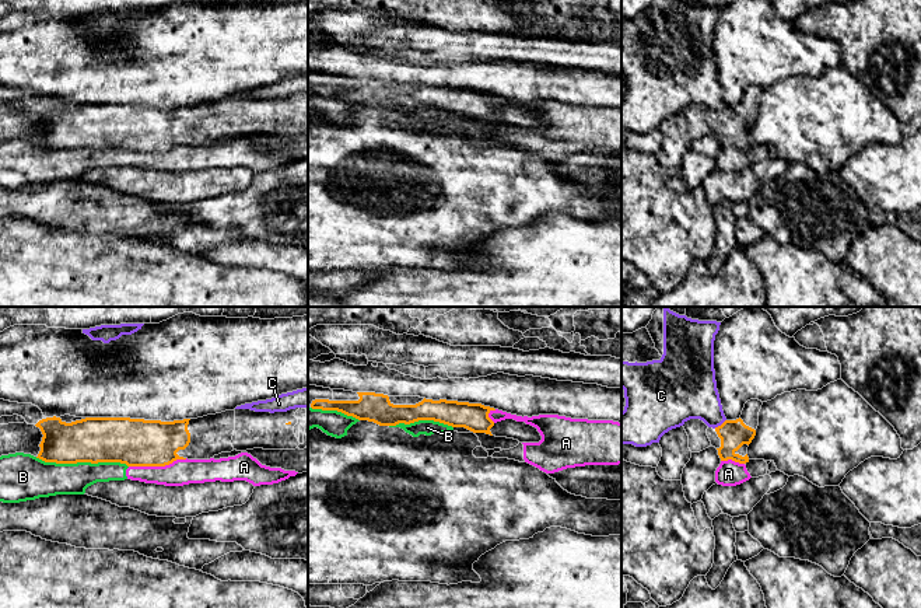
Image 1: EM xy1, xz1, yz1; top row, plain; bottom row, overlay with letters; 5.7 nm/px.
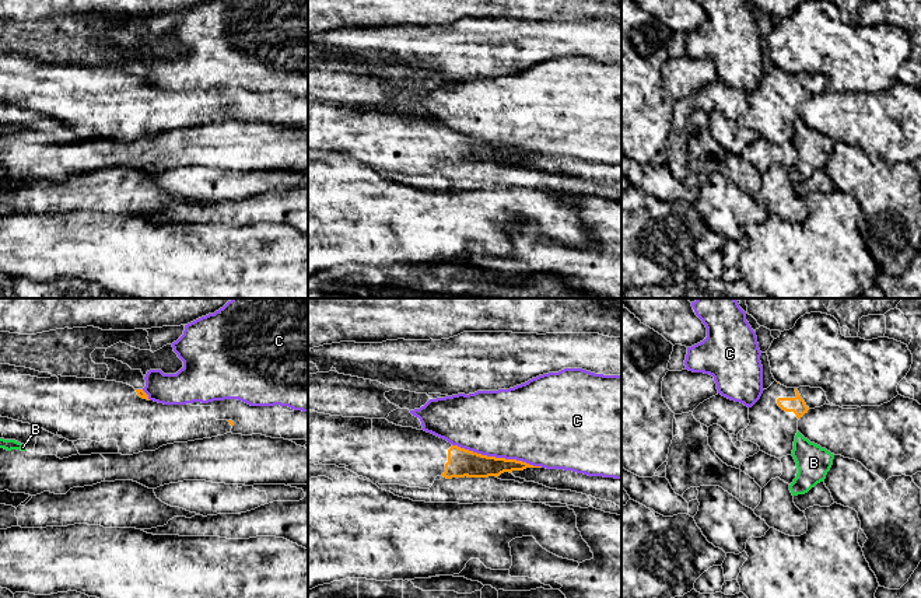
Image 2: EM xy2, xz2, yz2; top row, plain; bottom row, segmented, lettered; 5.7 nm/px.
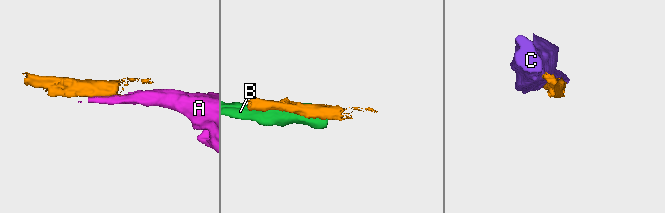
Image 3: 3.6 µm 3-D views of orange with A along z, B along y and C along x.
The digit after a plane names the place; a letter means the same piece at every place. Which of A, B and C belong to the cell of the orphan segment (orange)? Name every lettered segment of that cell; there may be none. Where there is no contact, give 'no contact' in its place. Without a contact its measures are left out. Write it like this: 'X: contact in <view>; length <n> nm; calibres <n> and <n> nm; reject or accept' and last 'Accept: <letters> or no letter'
A: contact in xy1; length 340 nm; calibres 280 and 150 nm; reject
B: contact in xy1; length 550 nm; calibres 260 and 200 nm; reject
C: contact in xz2; length 550 nm; calibres 160 and 420 nm; reject
Accept: no letter

